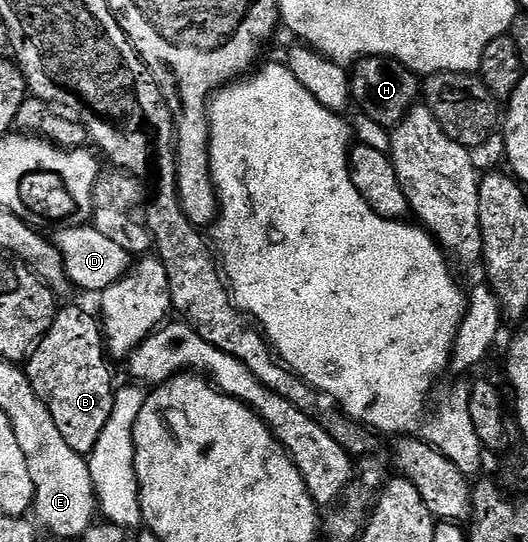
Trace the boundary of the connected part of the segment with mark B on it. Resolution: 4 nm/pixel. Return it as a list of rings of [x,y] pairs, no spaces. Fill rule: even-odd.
[[[68,306],[65,310],[63,307],[26,362],[30,384],[46,404],[54,424],[58,424],[58,432],[80,452],[98,444],[114,403],[112,374],[104,359],[106,339],[101,323],[93,318],[76,306]]]

